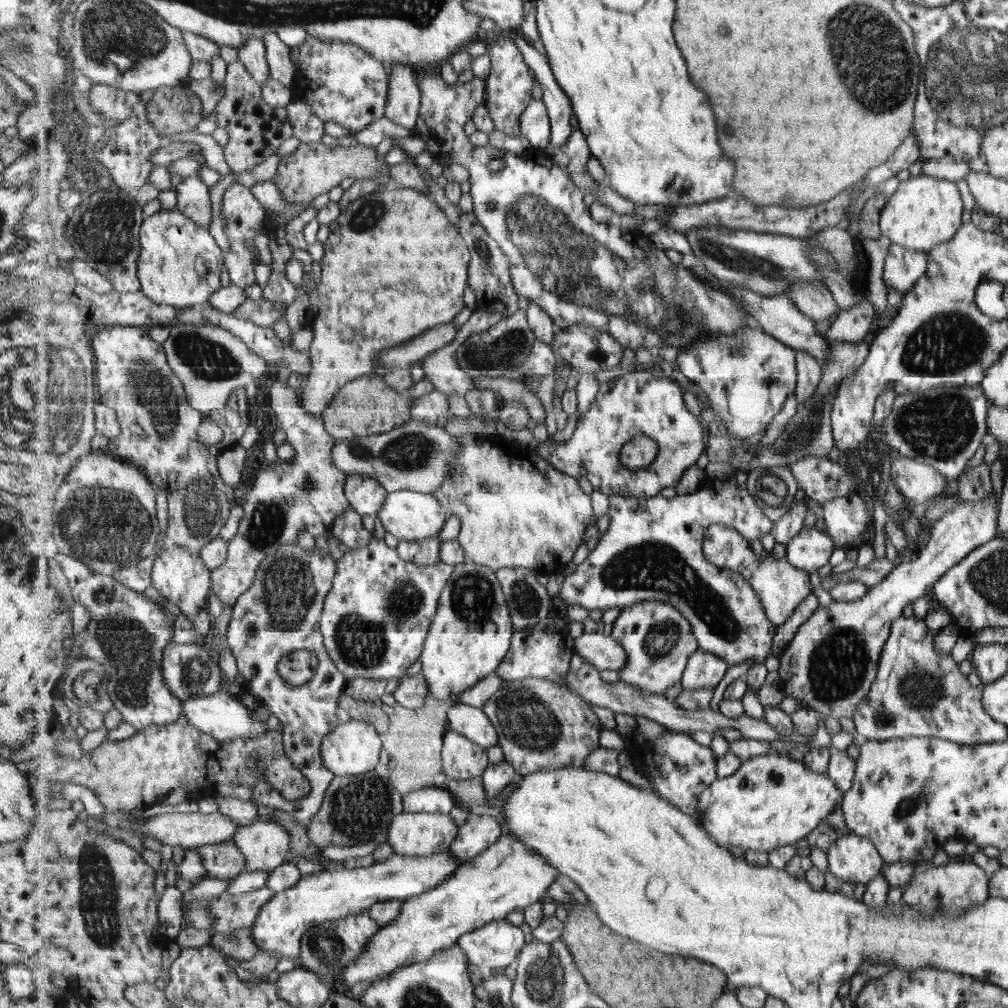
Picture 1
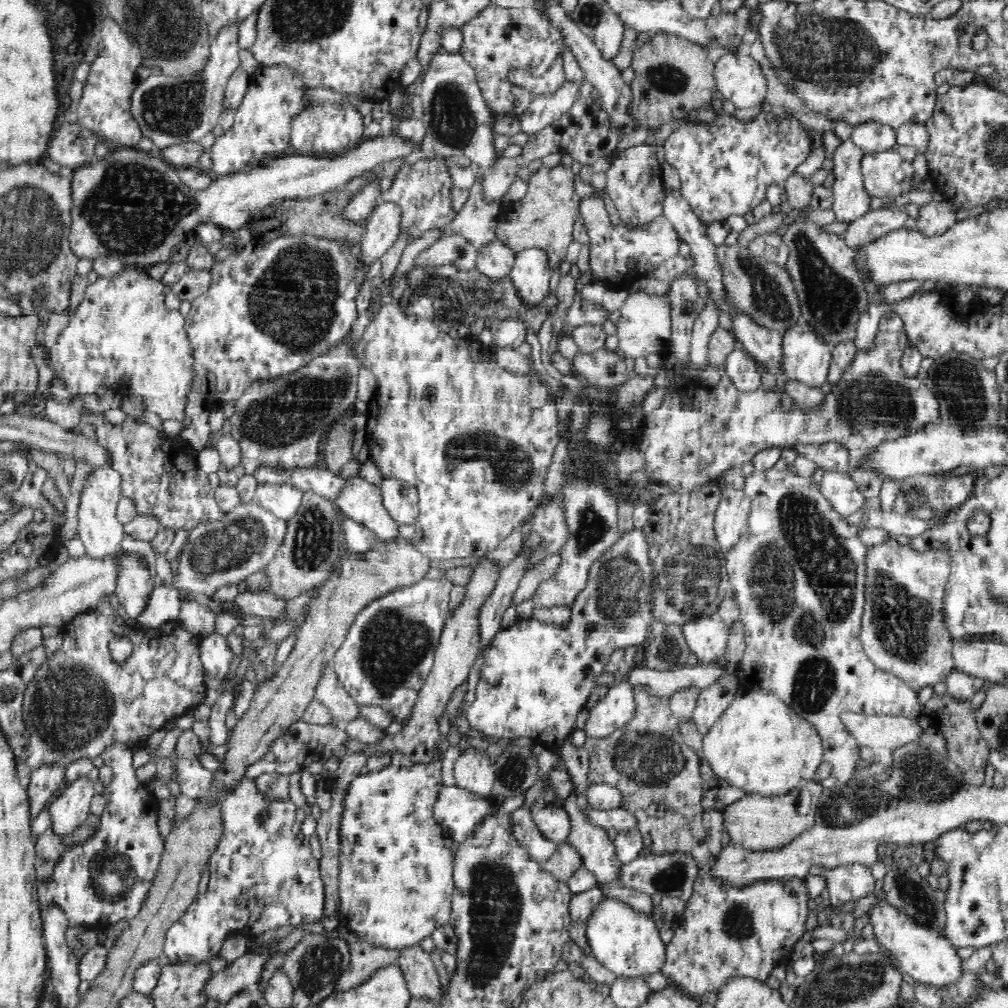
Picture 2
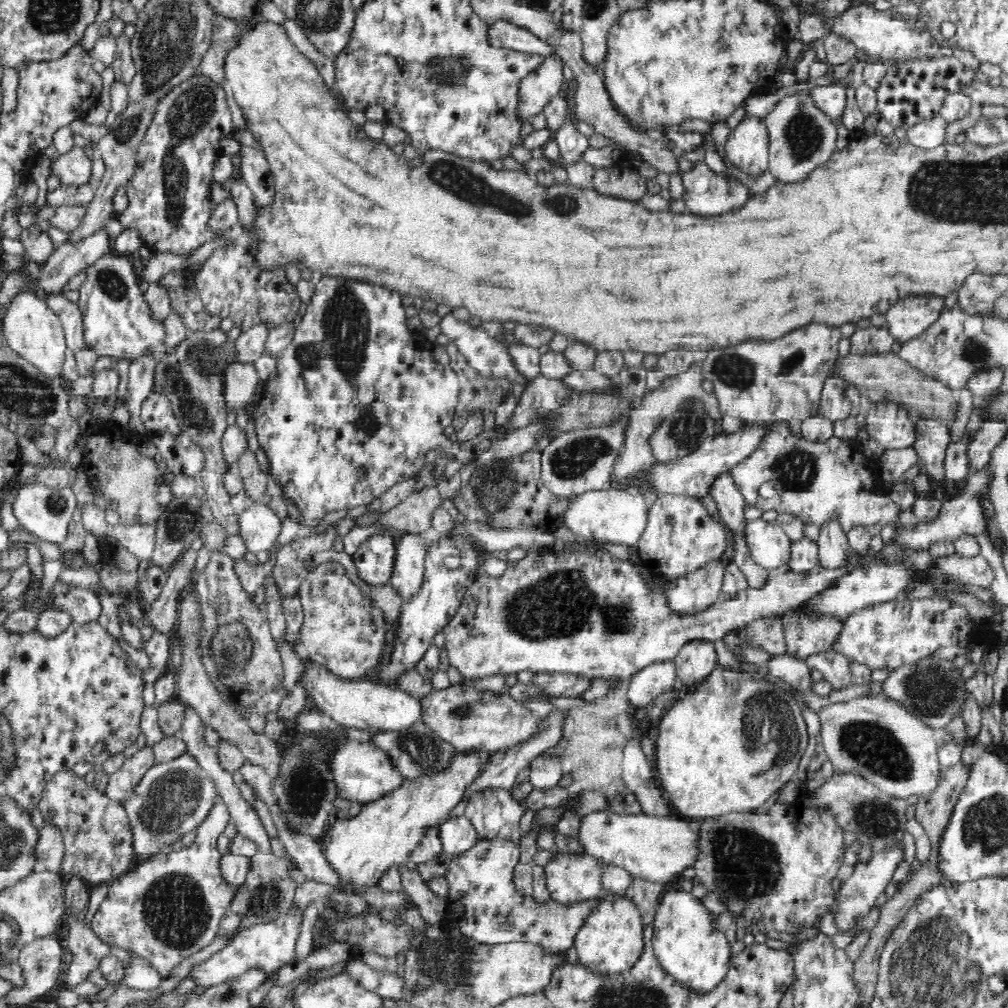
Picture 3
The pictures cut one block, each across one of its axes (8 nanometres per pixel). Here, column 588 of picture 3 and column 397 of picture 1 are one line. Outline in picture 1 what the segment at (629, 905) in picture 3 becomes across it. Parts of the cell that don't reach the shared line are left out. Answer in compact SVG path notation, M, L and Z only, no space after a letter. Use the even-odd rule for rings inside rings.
M508 832L454 873L435 890L407 899L401 914L379 928L367 944L368 948L342 970L346 986L377 982L400 968L429 960L441 949L455 946L464 934L499 919L507 920L512 912L529 905L547 901L551 884L555 884L560 875L534 848L527 848L518 836Z

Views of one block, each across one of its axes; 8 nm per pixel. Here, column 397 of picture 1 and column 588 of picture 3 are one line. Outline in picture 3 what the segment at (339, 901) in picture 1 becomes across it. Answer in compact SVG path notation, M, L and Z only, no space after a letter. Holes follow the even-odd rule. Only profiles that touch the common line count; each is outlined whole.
M553 853L551 859L545 865L546 885L551 898L560 904L571 905L590 898L604 896L602 879L603 864L588 853L562 854Z

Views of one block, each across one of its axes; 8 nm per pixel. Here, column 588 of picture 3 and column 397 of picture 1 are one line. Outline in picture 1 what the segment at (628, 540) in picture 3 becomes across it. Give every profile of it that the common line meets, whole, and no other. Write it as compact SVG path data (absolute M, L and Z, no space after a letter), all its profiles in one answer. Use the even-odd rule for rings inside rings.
M397 491L388 493L385 504L378 512L385 530L400 541L415 541L438 537L448 518L447 510L441 506L434 494L413 491Z

